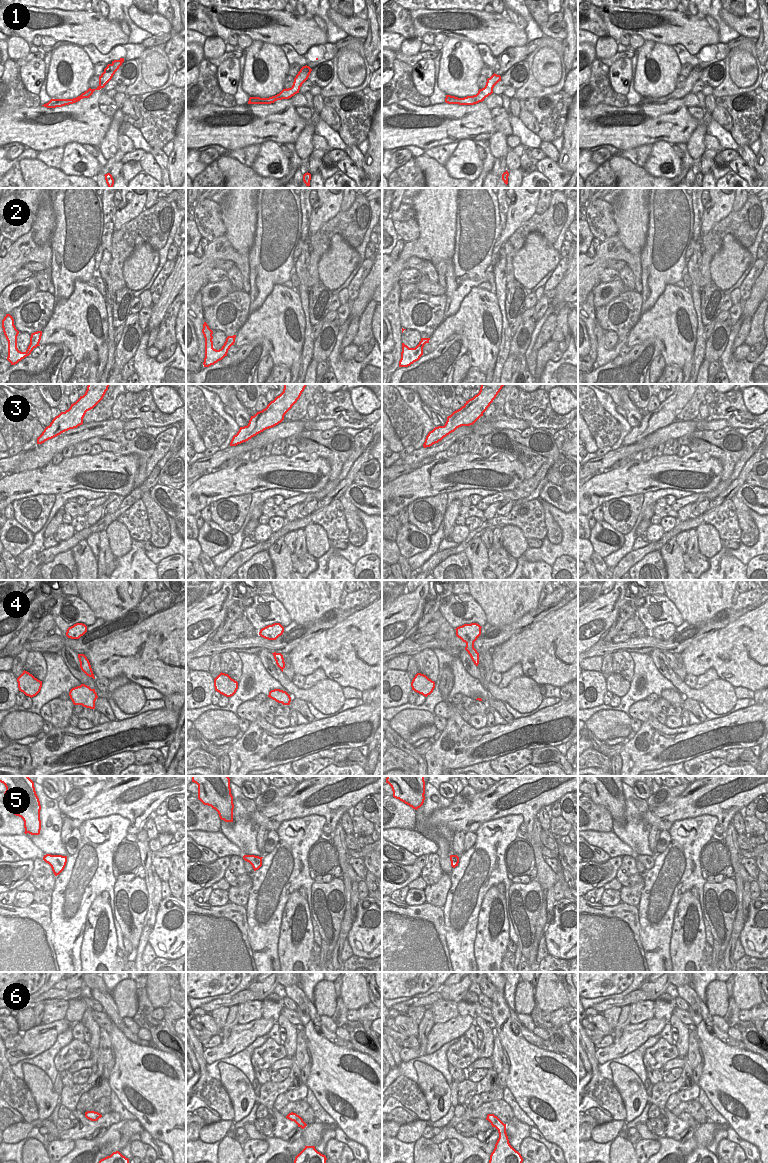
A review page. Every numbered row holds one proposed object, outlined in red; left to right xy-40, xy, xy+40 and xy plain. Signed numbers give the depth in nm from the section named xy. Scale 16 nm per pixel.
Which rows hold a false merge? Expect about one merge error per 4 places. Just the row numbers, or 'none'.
1

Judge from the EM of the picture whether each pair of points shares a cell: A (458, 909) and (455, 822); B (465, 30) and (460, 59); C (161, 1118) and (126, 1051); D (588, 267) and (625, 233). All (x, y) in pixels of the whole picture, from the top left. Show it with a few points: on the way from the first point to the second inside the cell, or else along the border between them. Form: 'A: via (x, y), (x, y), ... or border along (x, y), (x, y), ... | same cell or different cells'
A: border along (453, 868), (449, 873) | different cells
B: border along (448, 37), (465, 39), (477, 44) | different cells
C: via (159, 1101), (158, 1094), (137, 1068) | same cell
D: border along (617, 234), (621, 243), (635, 255) | different cells

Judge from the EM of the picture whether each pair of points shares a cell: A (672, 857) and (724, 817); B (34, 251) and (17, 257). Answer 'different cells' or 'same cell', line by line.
A: different cells
B: same cell

